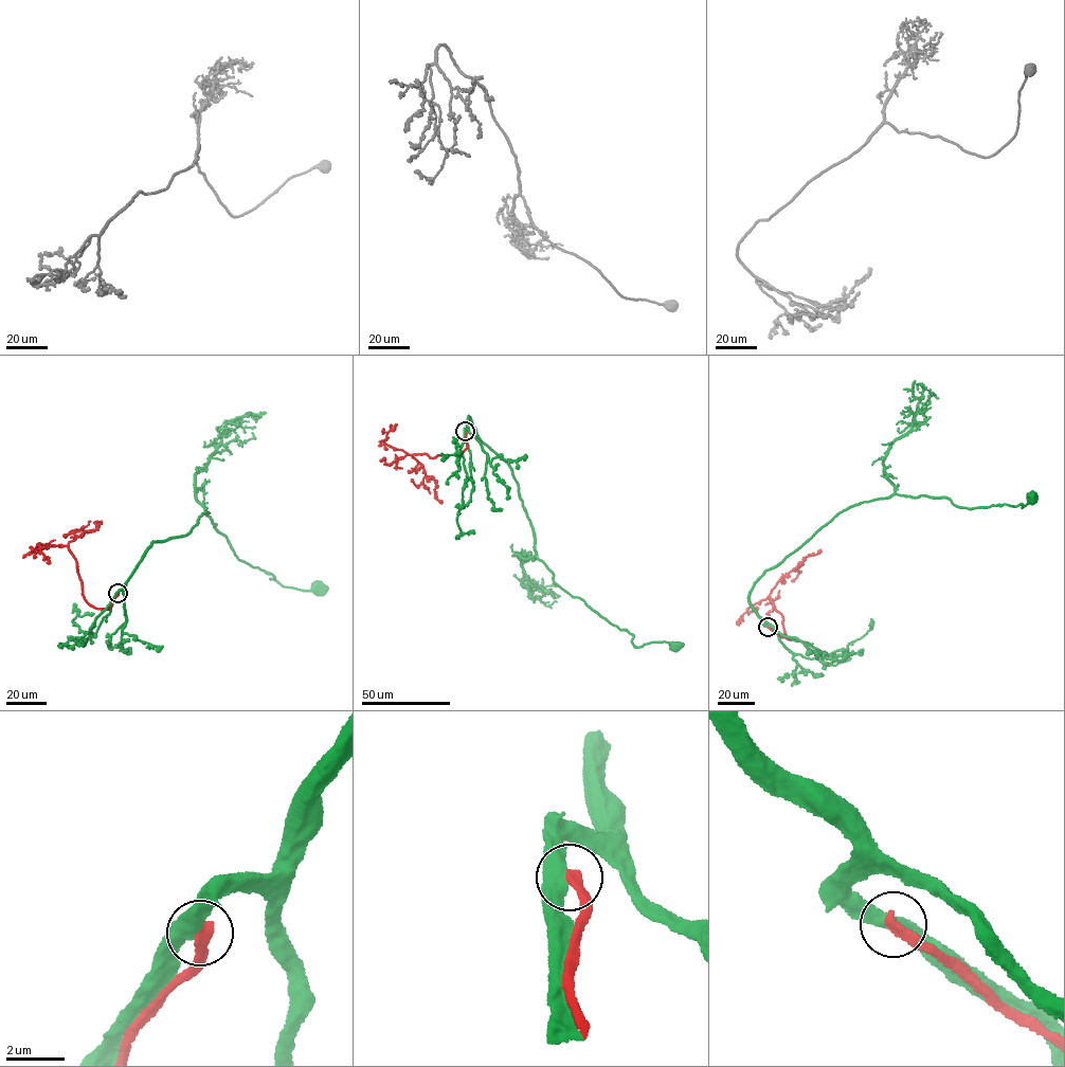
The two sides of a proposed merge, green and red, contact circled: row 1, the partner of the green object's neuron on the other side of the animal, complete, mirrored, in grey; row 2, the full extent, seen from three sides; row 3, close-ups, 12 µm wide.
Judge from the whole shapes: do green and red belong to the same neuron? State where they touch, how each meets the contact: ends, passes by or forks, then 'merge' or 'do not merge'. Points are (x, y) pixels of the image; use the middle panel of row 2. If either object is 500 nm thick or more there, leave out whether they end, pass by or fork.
place (465, 431); do not merge

